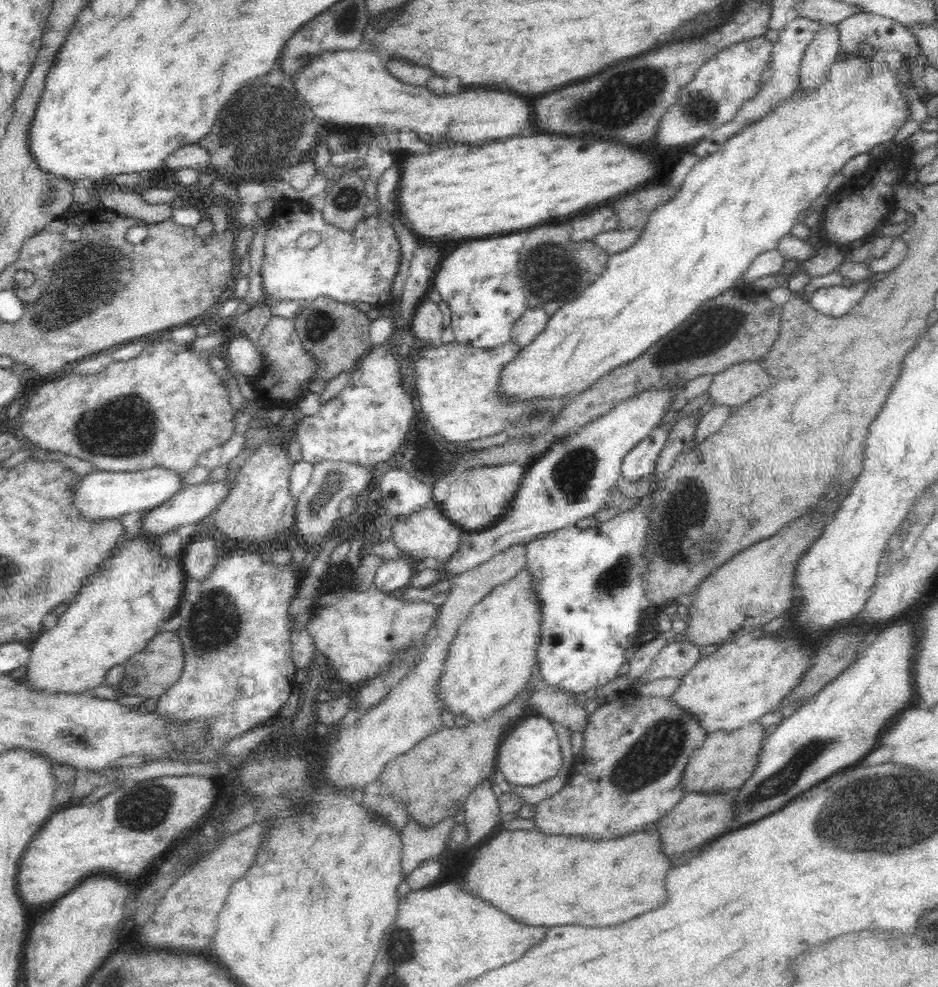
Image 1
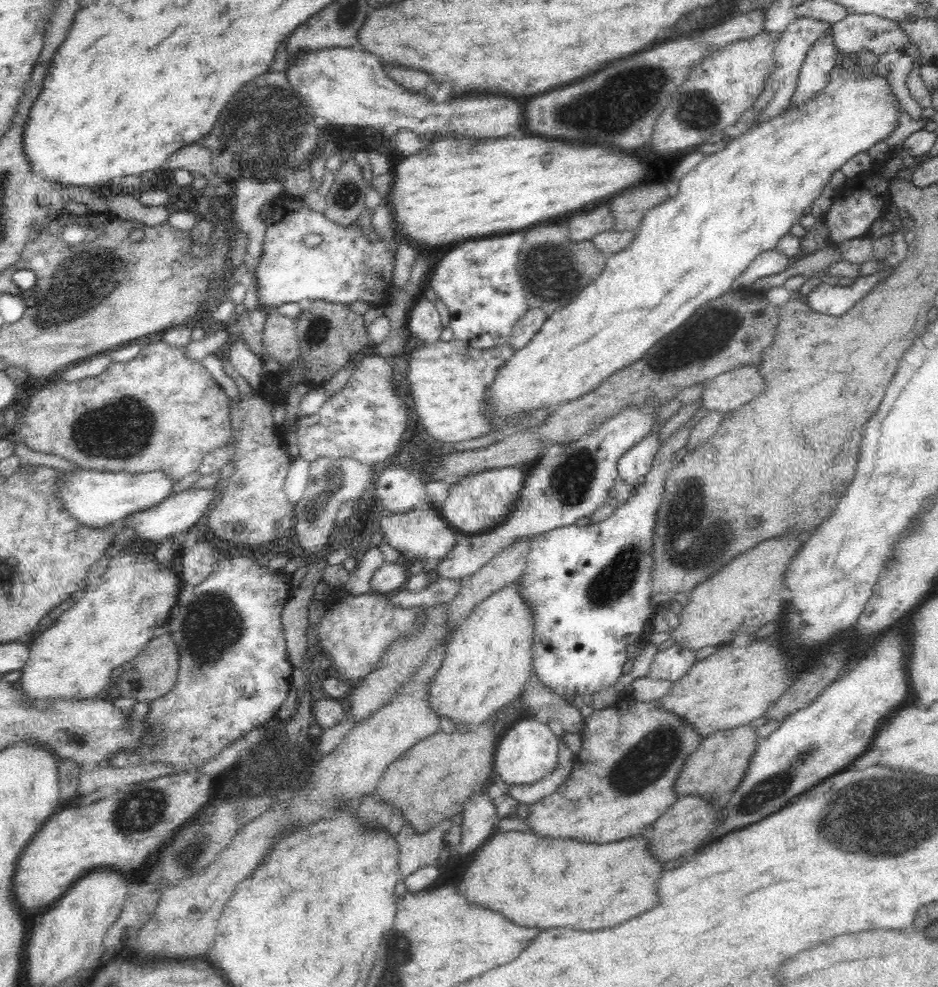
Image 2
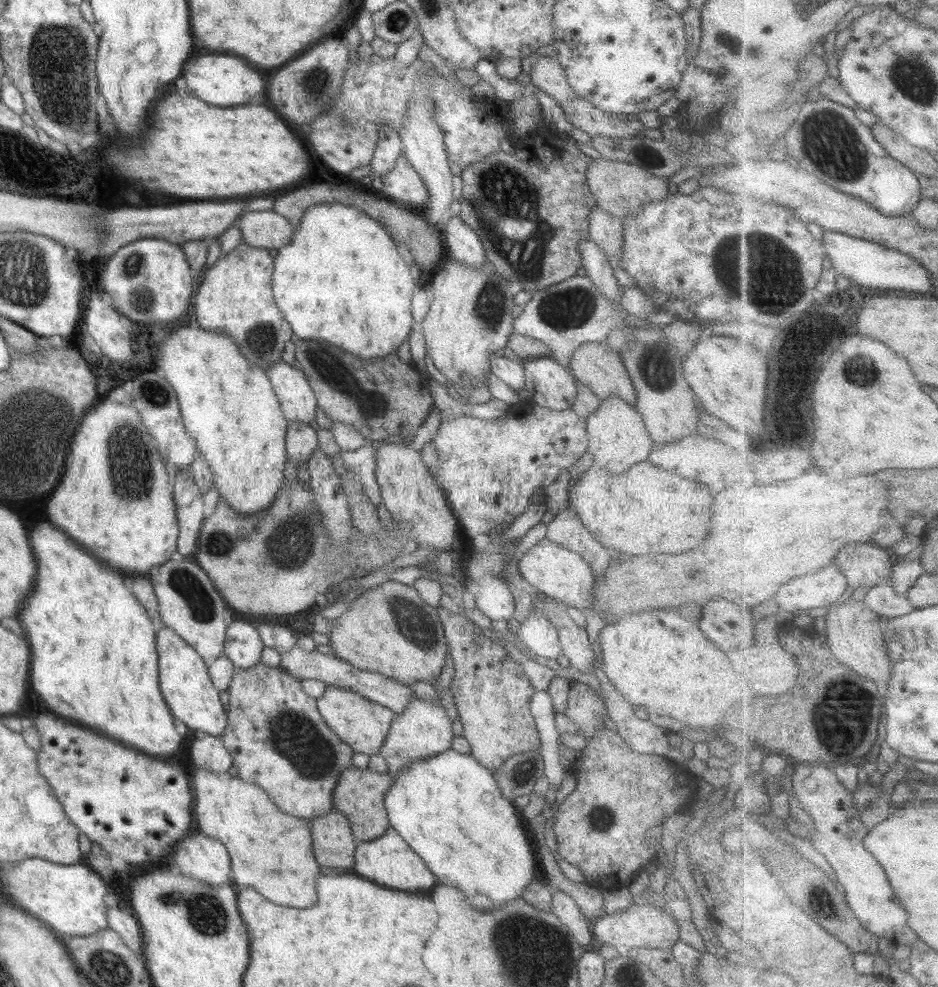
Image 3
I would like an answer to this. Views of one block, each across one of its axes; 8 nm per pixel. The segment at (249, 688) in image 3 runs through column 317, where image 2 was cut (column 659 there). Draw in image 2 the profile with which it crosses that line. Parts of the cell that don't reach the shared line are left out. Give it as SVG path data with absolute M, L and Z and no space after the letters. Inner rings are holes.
M621 695L616 702L606 708L596 709L592 714L586 713L584 719L585 726L584 729L580 731L582 748L580 748L575 755L574 766L572 766L572 770L570 770L567 779L554 793L541 798L534 804L528 805L530 812L525 821L530 826L529 830L548 838L567 838L592 844L614 842L644 833L659 816L662 816L662 813L666 812L666 810L679 799L680 796L674 791L674 782L676 782L676 778L678 778L678 772L682 770L686 758L700 746L704 737L692 727L692 723L686 723L686 719L678 717L676 713L658 709L658 707L656 707L656 700L636 701L627 695Z

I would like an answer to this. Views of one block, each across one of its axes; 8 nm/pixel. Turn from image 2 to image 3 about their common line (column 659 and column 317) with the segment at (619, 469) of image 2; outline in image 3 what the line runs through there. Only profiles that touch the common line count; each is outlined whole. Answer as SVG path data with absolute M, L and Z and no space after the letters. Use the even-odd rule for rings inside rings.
M290 422L286 428L287 456L296 460L298 466L308 463L312 452L319 448L316 430L304 422Z

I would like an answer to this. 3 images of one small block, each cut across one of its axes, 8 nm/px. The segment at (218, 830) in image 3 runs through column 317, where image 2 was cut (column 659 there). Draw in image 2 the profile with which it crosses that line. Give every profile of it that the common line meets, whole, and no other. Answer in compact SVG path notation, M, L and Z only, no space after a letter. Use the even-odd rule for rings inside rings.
M530 830L509 831L496 834L480 847L474 860L466 868L466 874L464 874L462 884L458 888L466 895L468 903L492 908L492 910L504 914L506 918L510 918L518 926L528 926L528 928L554 928L556 926L556 928L576 928L576 930L600 930L600 928L612 928L620 922L626 922L626 920L646 912L646 908L654 908L654 904L658 904L658 880L663 872L664 862L658 861L652 855L650 841L648 841L648 837L644 837L644 833L614 842L592 844L567 838L548 838Z

